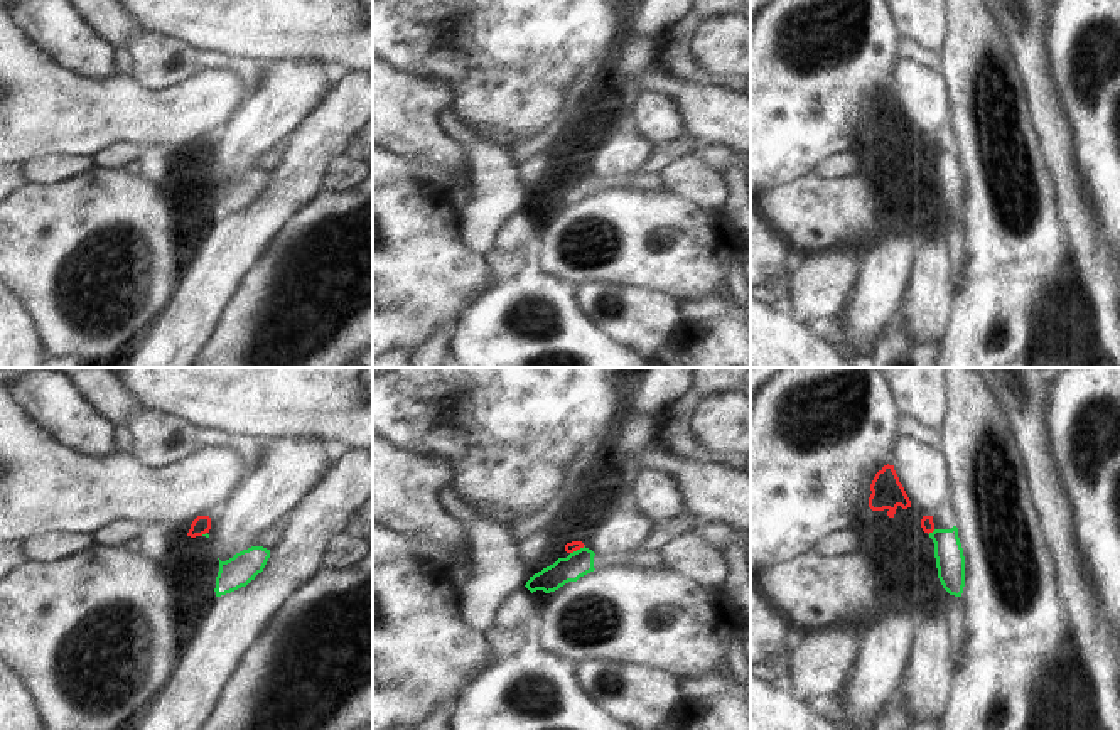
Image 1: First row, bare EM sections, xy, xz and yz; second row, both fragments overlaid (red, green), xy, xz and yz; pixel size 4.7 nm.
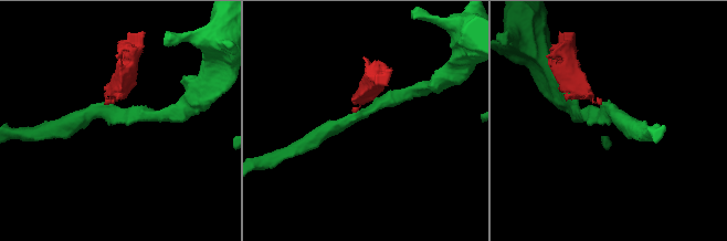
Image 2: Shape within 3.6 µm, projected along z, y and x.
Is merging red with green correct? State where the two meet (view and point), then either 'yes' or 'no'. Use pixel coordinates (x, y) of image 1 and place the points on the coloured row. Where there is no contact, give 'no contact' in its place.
yz (931, 531) | no

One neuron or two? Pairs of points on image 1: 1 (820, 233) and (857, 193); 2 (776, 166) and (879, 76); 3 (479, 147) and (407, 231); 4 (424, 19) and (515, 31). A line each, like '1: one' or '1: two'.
1: one
2: one
3: two
4: one

